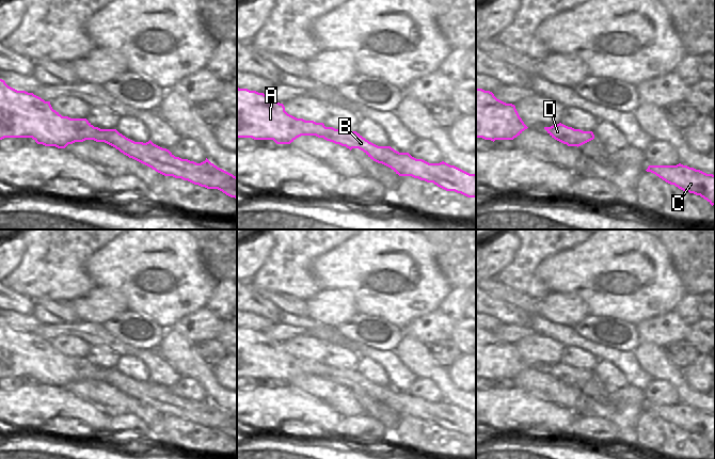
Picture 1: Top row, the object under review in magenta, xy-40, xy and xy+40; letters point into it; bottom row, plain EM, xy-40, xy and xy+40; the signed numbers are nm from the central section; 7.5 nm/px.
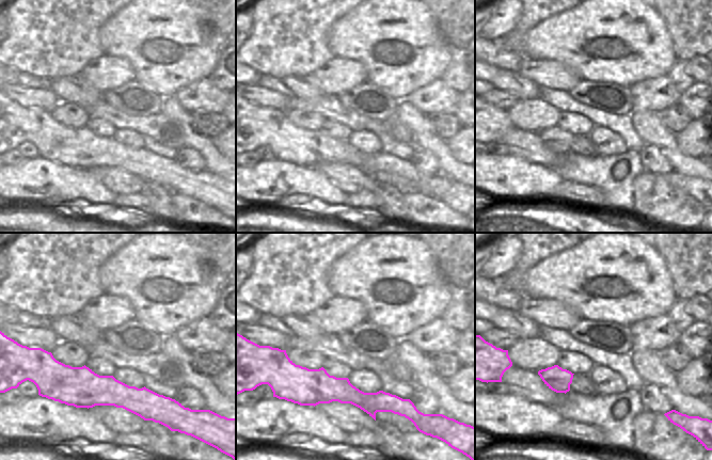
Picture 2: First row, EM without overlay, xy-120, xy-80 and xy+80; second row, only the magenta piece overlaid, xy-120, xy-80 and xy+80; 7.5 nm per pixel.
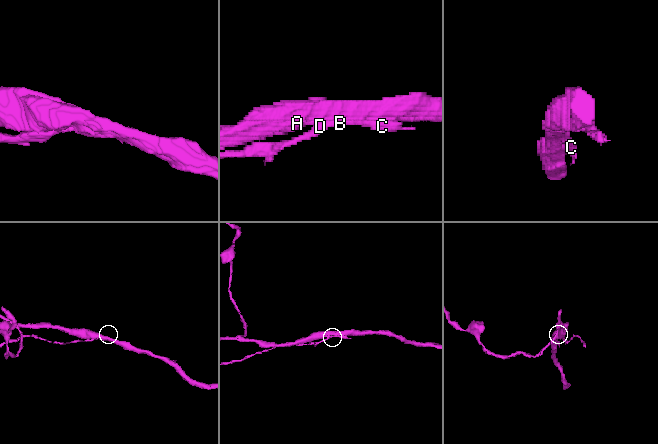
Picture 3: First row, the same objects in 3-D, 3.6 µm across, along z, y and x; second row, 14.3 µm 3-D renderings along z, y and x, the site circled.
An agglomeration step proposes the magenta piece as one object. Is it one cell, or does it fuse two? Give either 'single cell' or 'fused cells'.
fused cells

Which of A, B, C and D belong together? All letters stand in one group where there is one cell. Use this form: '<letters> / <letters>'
A B C / D

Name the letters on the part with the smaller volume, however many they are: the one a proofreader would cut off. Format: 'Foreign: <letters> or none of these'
Foreign: D

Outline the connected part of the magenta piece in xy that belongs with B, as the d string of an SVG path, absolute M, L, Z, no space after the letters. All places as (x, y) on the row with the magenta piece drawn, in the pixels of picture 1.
M336 129L335 133L330 134L330 142L346 146L350 151L359 148L374 161L391 168L399 176L412 176L433 183L446 191L476 197L476 174L470 174L444 161L429 163L412 157L409 153L399 153L391 146L378 146L356 131Z

